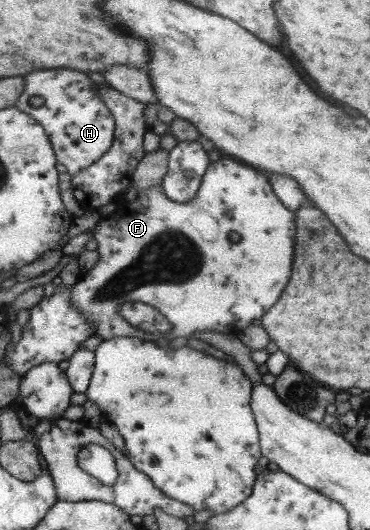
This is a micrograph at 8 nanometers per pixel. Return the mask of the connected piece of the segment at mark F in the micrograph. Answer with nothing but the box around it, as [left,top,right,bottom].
[70,156,295,341]

